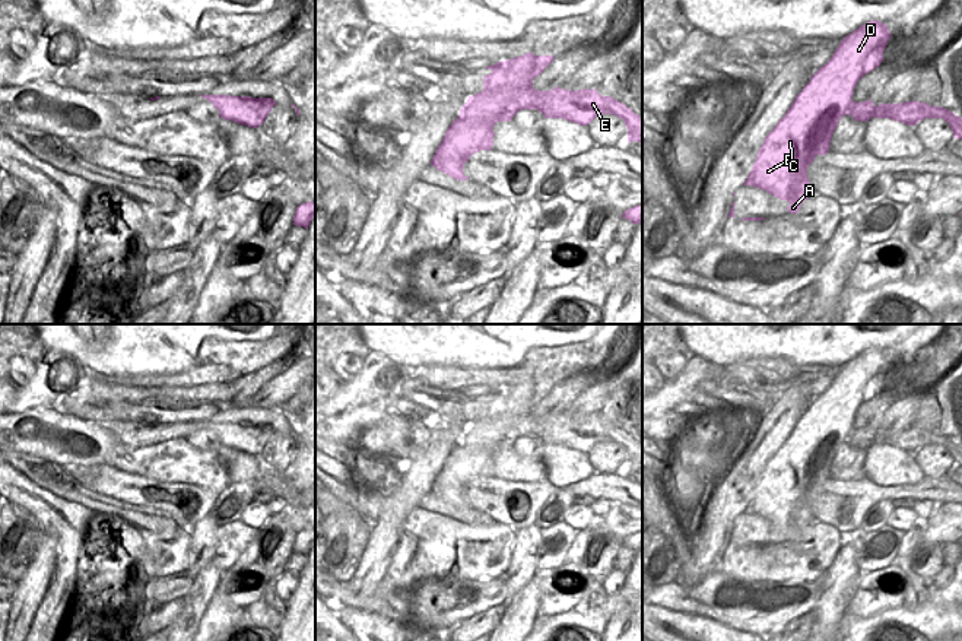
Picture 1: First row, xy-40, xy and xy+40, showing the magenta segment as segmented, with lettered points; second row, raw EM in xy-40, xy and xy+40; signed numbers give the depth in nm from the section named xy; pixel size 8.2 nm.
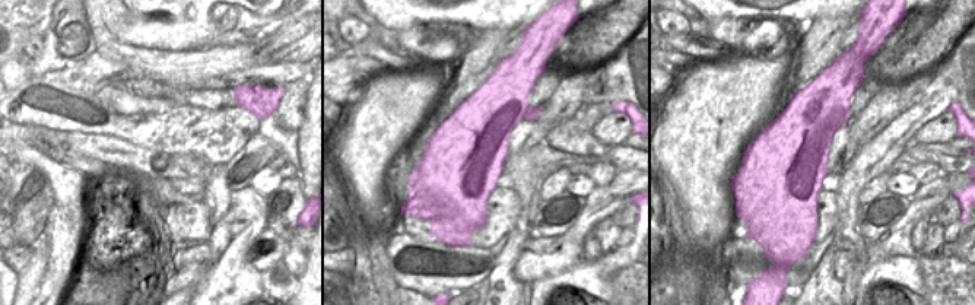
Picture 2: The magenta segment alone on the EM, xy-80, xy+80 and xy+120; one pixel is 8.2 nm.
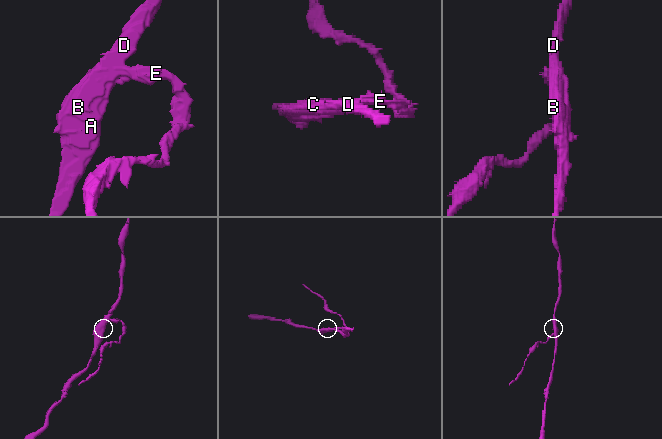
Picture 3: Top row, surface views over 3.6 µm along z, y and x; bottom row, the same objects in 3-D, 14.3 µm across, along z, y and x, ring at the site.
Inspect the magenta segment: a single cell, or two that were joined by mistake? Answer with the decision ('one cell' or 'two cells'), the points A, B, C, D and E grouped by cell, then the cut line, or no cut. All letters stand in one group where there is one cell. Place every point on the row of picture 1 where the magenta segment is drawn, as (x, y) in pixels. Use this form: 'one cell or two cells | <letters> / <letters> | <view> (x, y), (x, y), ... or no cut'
two cells | A B C D / E | xy (530, 85), (513, 97), (520, 108)

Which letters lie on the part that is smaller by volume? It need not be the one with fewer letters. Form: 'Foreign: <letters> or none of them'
Foreign: E

